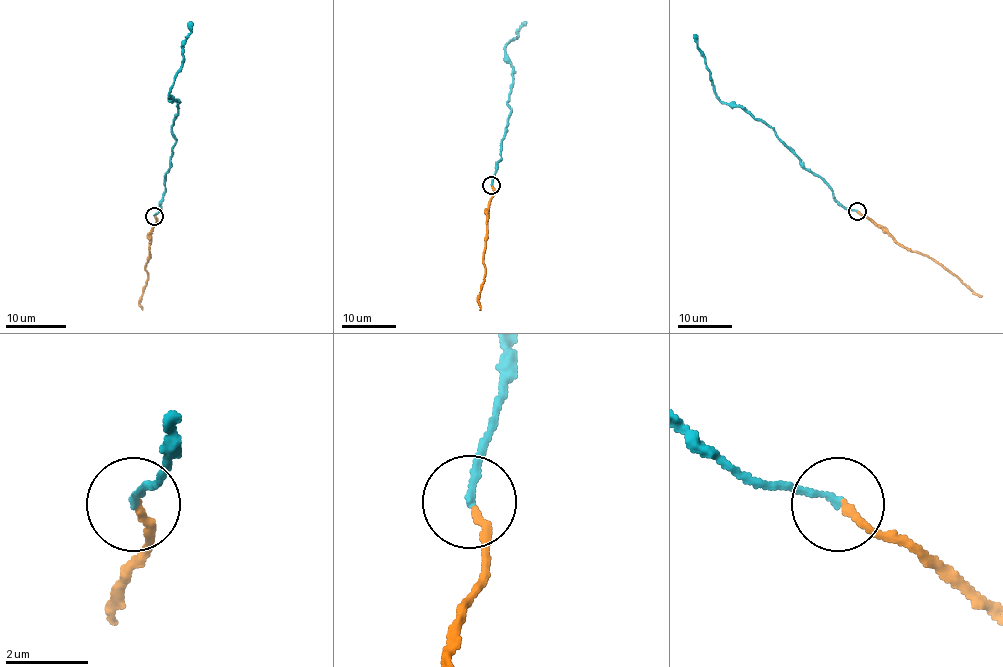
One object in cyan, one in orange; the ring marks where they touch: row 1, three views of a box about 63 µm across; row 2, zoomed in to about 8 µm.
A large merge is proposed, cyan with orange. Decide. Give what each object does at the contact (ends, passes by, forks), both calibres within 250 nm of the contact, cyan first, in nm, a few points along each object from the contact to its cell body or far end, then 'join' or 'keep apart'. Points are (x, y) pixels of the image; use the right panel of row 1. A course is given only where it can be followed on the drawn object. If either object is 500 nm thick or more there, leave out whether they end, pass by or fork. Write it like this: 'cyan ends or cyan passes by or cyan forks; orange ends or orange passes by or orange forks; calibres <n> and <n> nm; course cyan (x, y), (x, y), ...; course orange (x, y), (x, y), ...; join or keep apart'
cyan ends; orange ends; calibres 170 and 180 nm; course cyan (857, 212), (843, 206), (831, 187), (812, 173), (776, 132), (740, 105), (728, 105), (718, 98), (694, 34); course orange (858, 212), (874, 221), (902, 246), (941, 264), (981, 297); join

